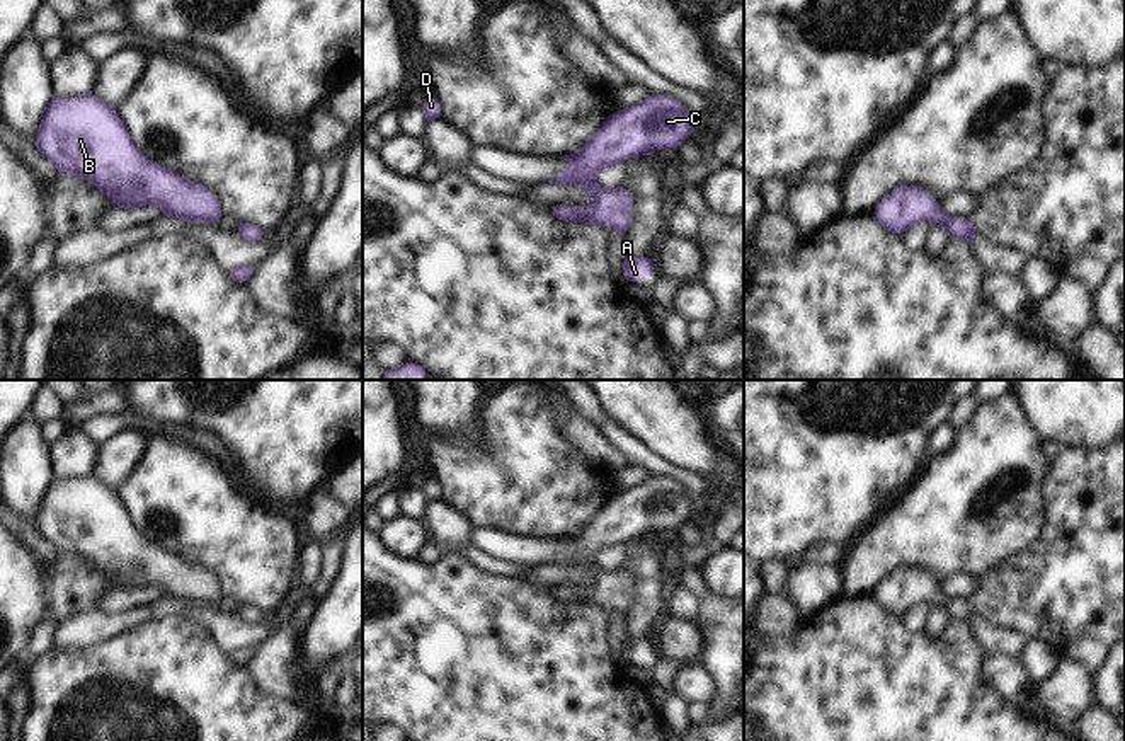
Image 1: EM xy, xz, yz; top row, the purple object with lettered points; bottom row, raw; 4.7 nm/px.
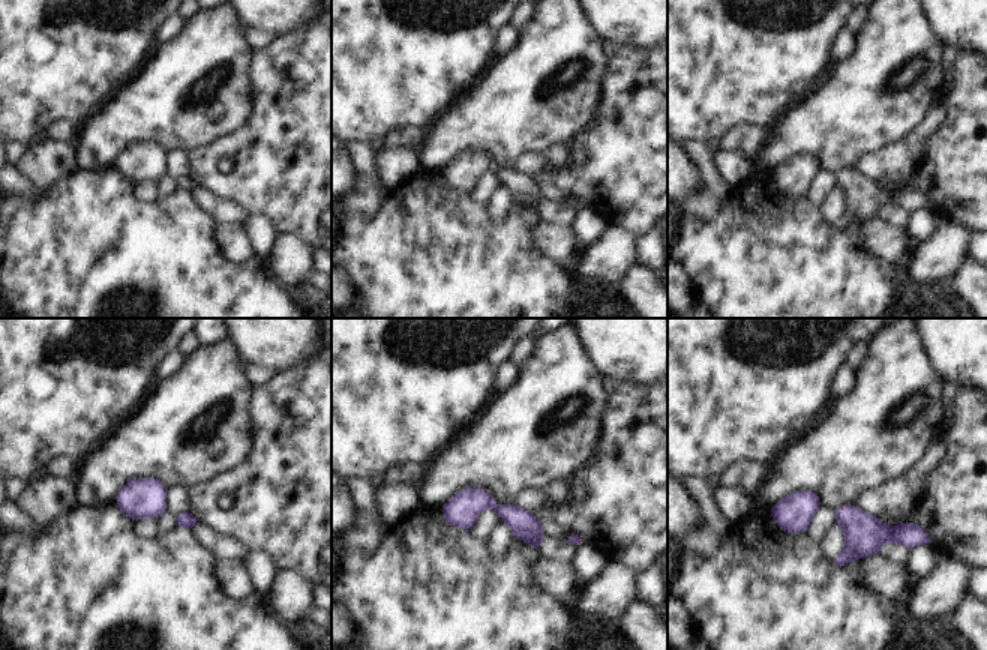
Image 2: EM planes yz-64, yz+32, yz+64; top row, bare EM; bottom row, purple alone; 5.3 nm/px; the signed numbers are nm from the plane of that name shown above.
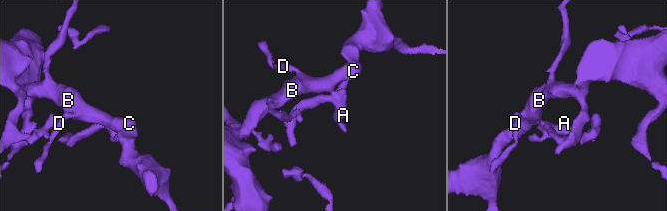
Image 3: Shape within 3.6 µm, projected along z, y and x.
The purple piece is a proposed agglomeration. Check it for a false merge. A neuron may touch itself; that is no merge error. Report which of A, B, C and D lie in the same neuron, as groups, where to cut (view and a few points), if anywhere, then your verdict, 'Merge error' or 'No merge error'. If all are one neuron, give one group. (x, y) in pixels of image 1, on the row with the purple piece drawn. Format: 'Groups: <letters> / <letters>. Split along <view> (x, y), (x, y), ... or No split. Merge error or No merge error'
Groups: A B C D. No split. No merge error

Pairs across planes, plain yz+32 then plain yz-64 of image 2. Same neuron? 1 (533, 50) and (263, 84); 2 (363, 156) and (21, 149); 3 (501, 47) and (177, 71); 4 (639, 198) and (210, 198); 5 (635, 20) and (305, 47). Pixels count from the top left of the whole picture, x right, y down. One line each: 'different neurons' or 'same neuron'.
1: different neurons
2: same neuron
3: different neurons
4: different neurons
5: different neurons

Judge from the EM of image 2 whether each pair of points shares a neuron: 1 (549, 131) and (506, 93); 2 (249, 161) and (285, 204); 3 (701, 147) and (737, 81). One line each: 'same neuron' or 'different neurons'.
1: same neuron
2: same neuron
3: different neurons

